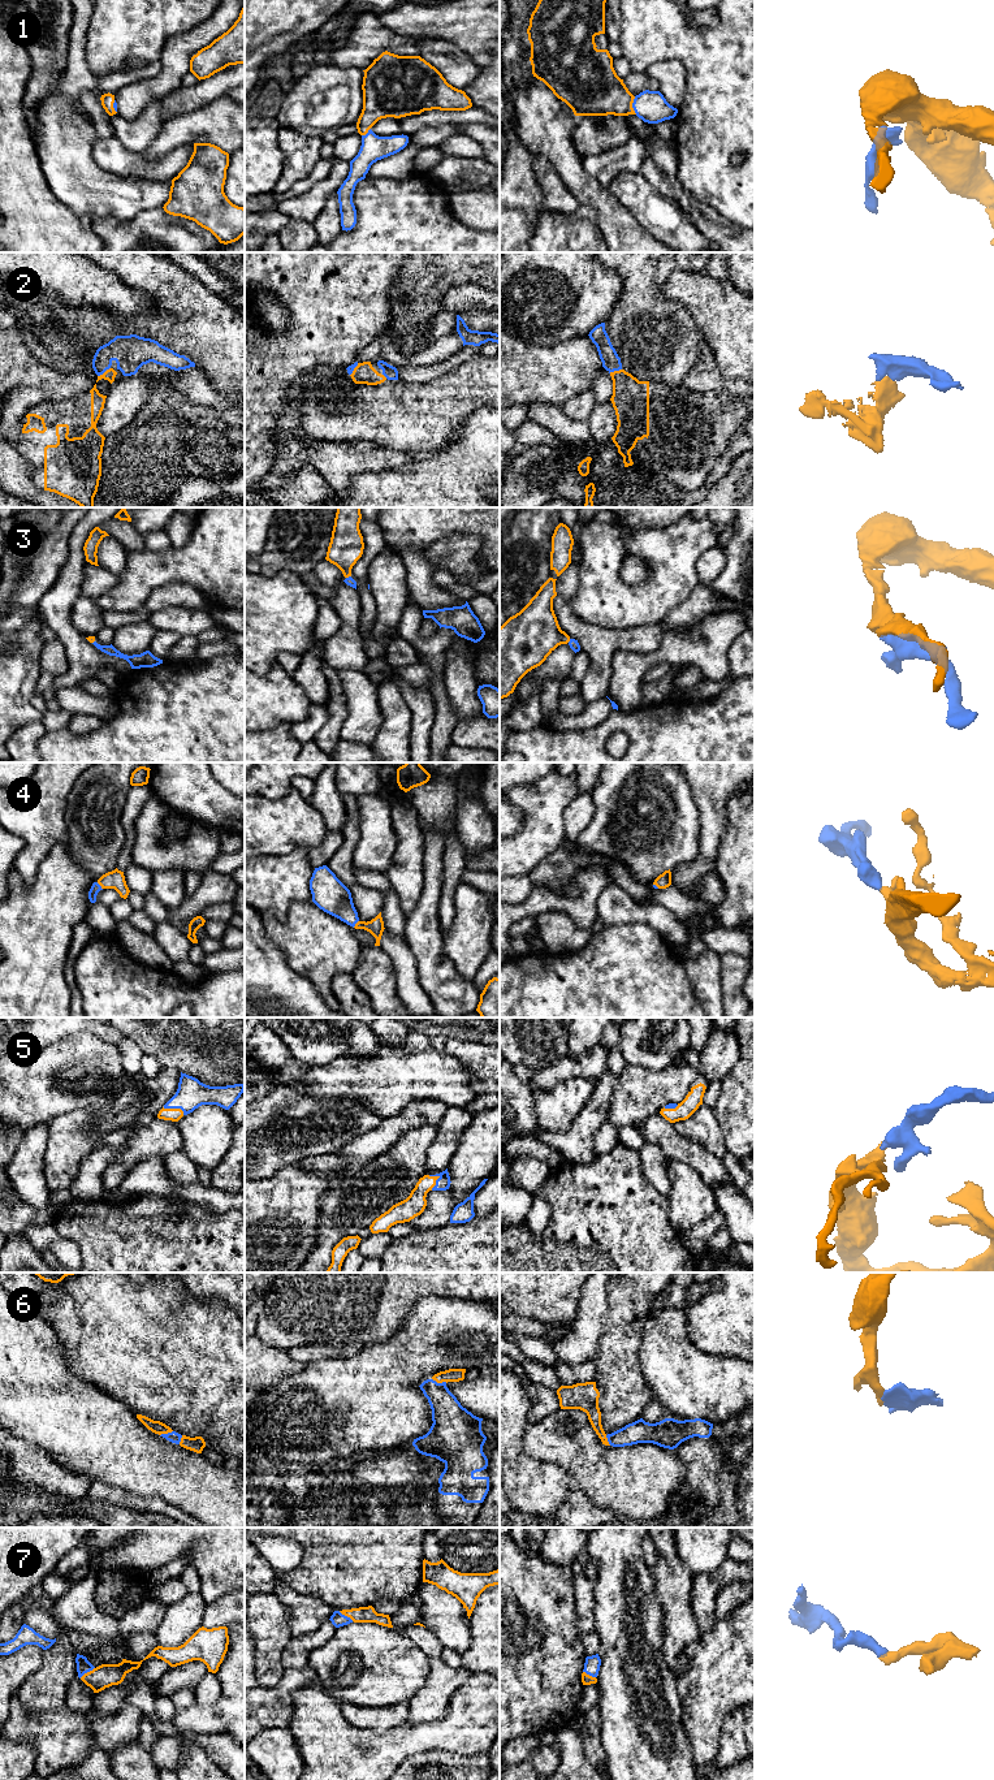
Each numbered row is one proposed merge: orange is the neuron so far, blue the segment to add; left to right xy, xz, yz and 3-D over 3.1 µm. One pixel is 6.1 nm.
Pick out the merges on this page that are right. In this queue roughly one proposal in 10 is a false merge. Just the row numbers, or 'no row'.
1, 2, 3, 4, 5, 6, 7

